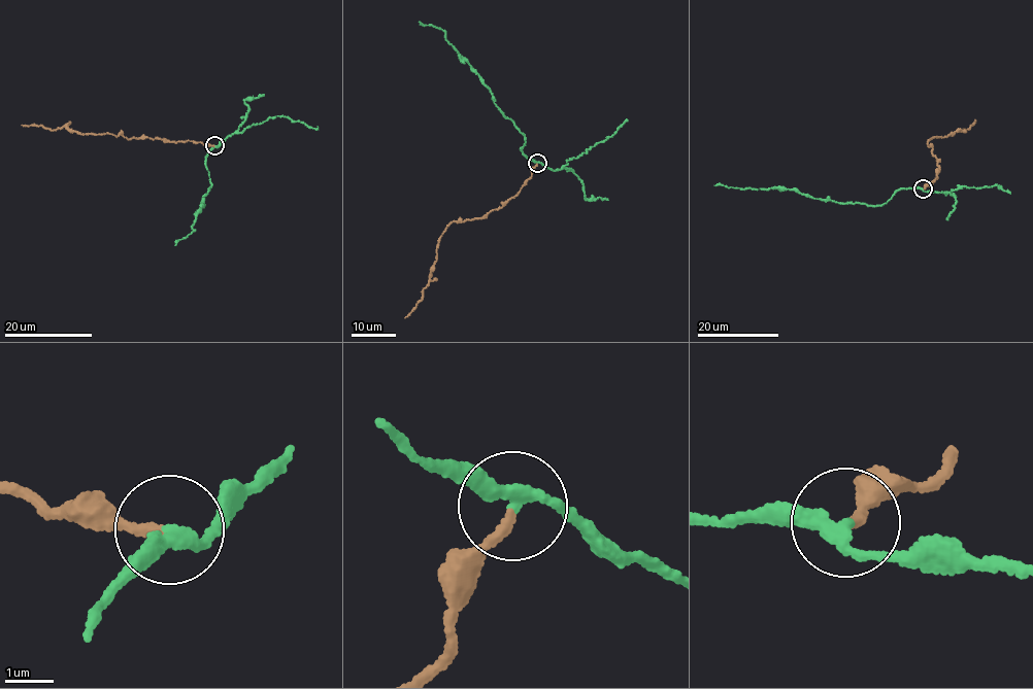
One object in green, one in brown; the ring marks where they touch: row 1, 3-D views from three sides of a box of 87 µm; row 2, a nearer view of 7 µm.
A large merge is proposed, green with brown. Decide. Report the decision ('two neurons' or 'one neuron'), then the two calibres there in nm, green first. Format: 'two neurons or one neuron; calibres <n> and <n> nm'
two neurons; calibres 240 and 200 nm

